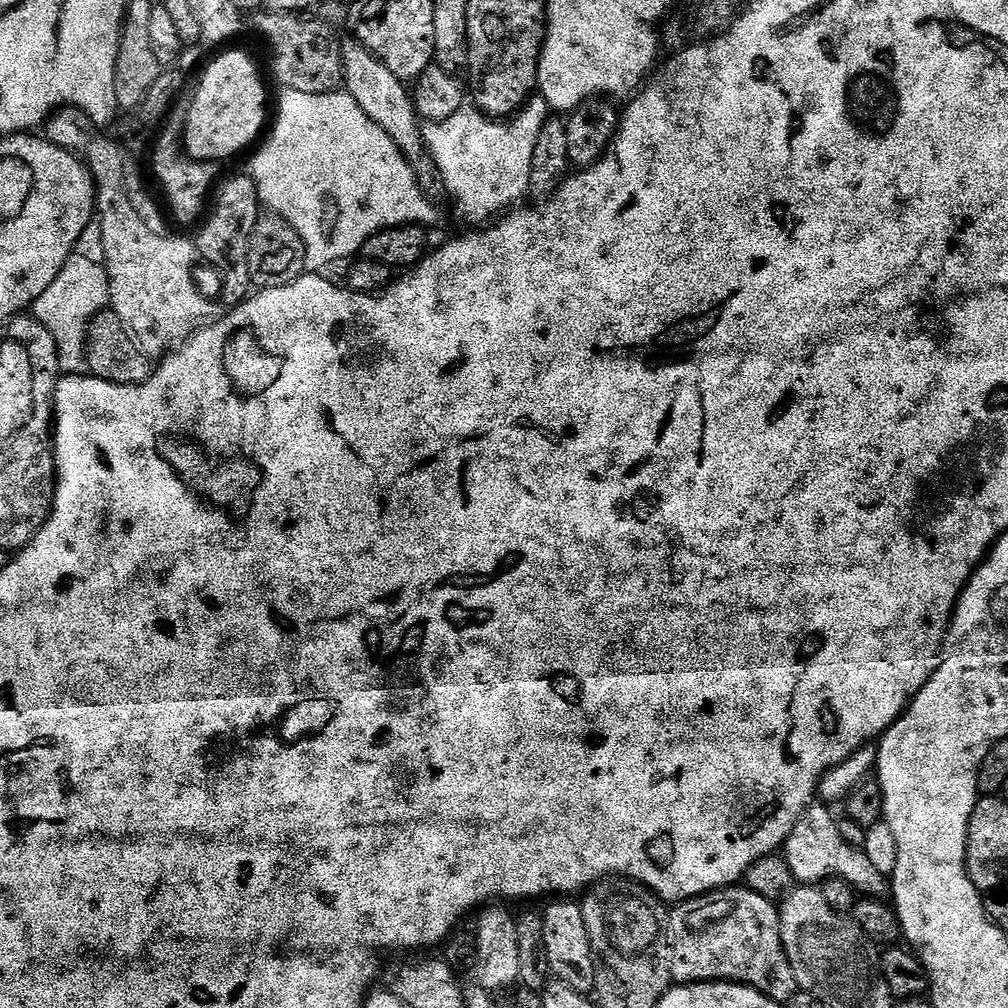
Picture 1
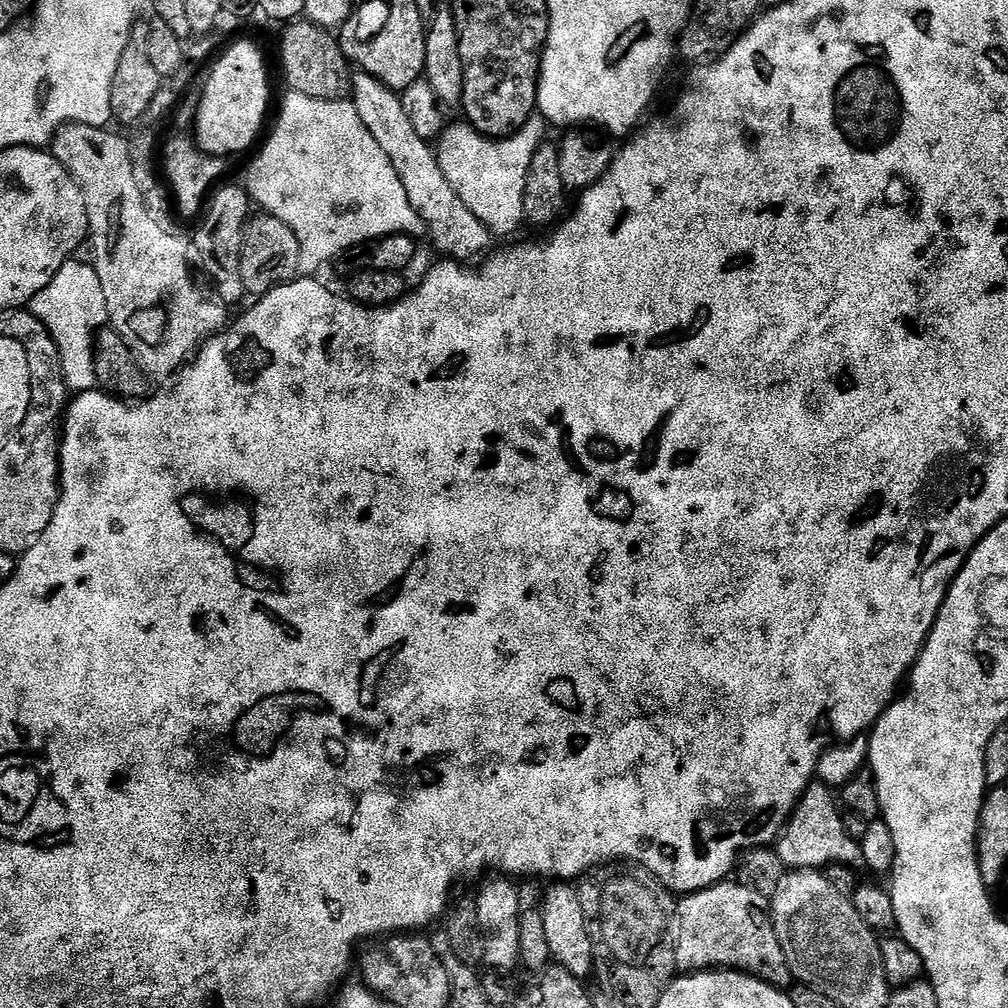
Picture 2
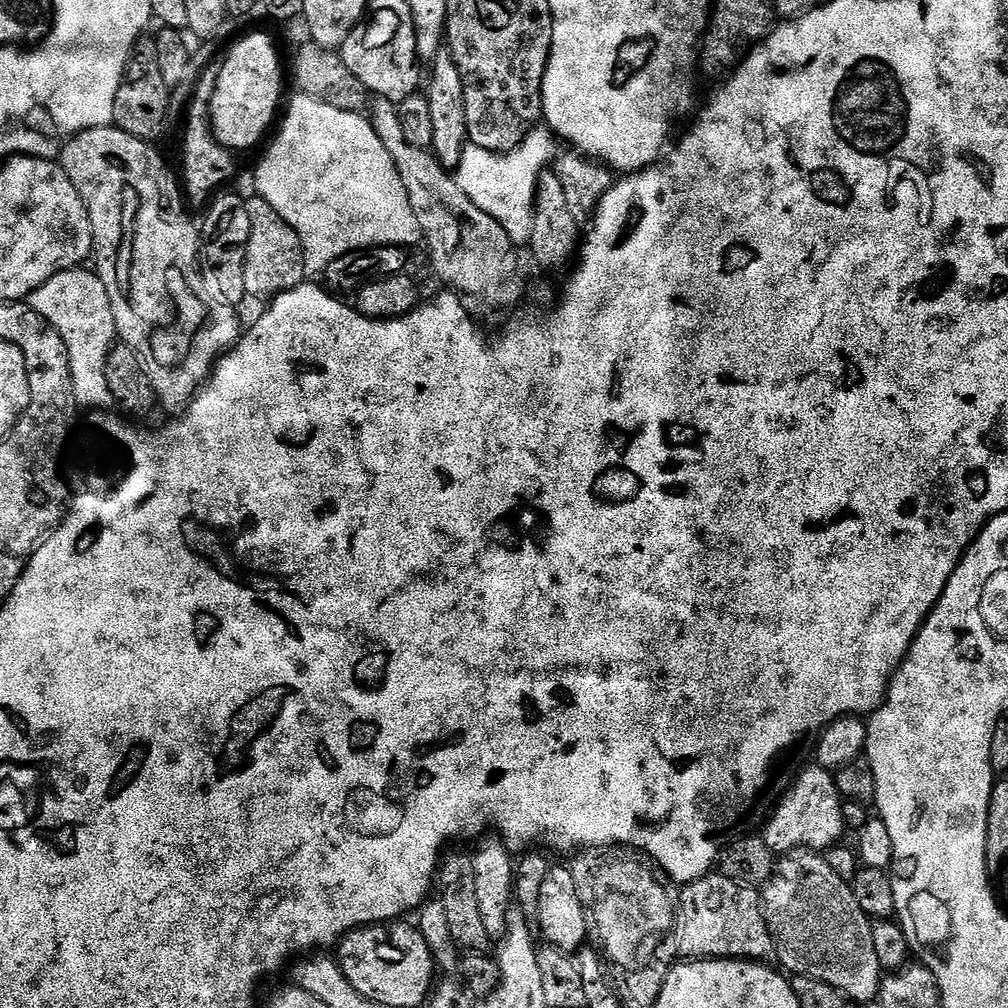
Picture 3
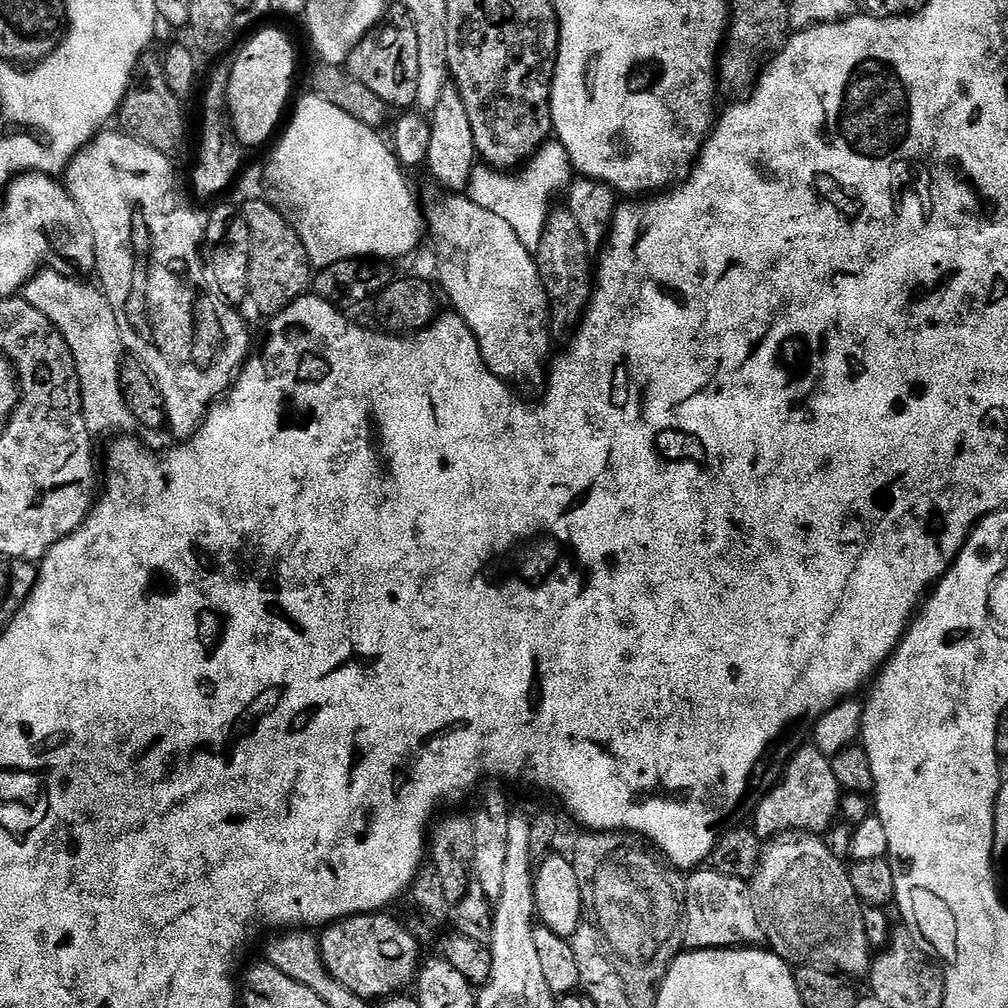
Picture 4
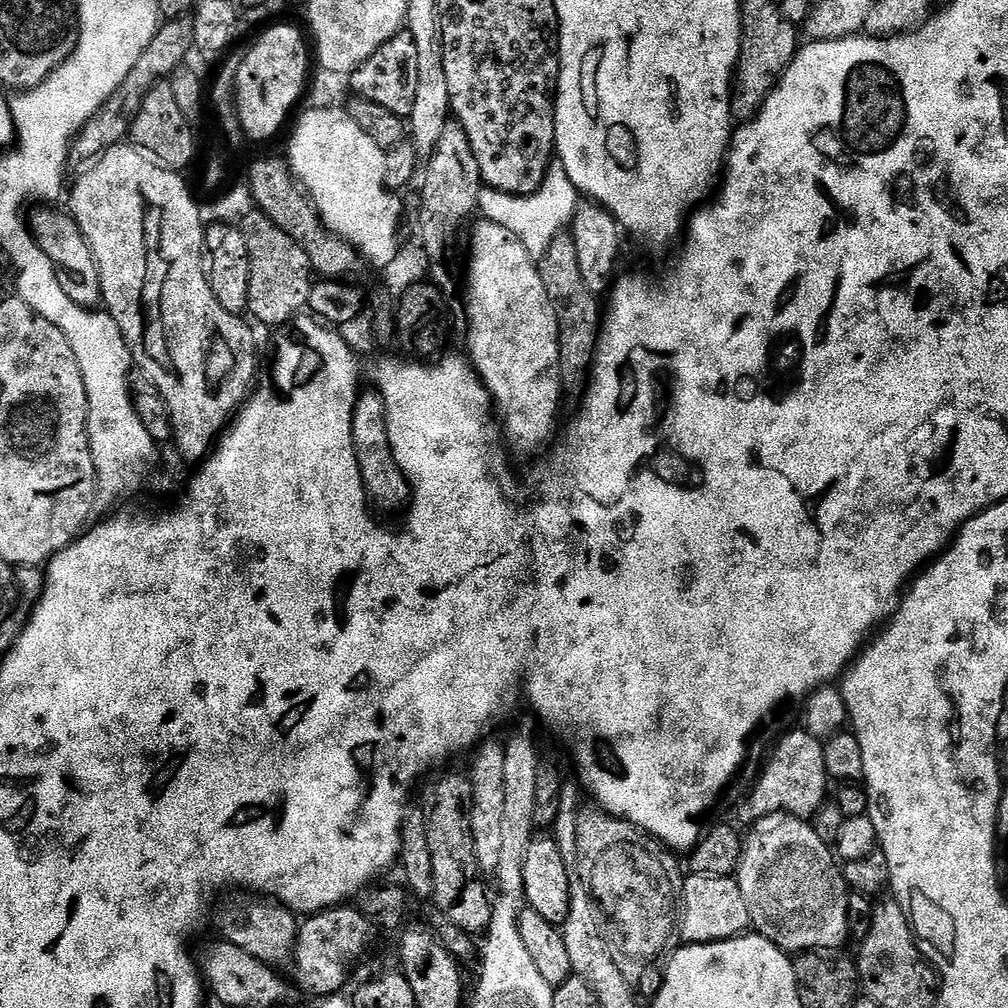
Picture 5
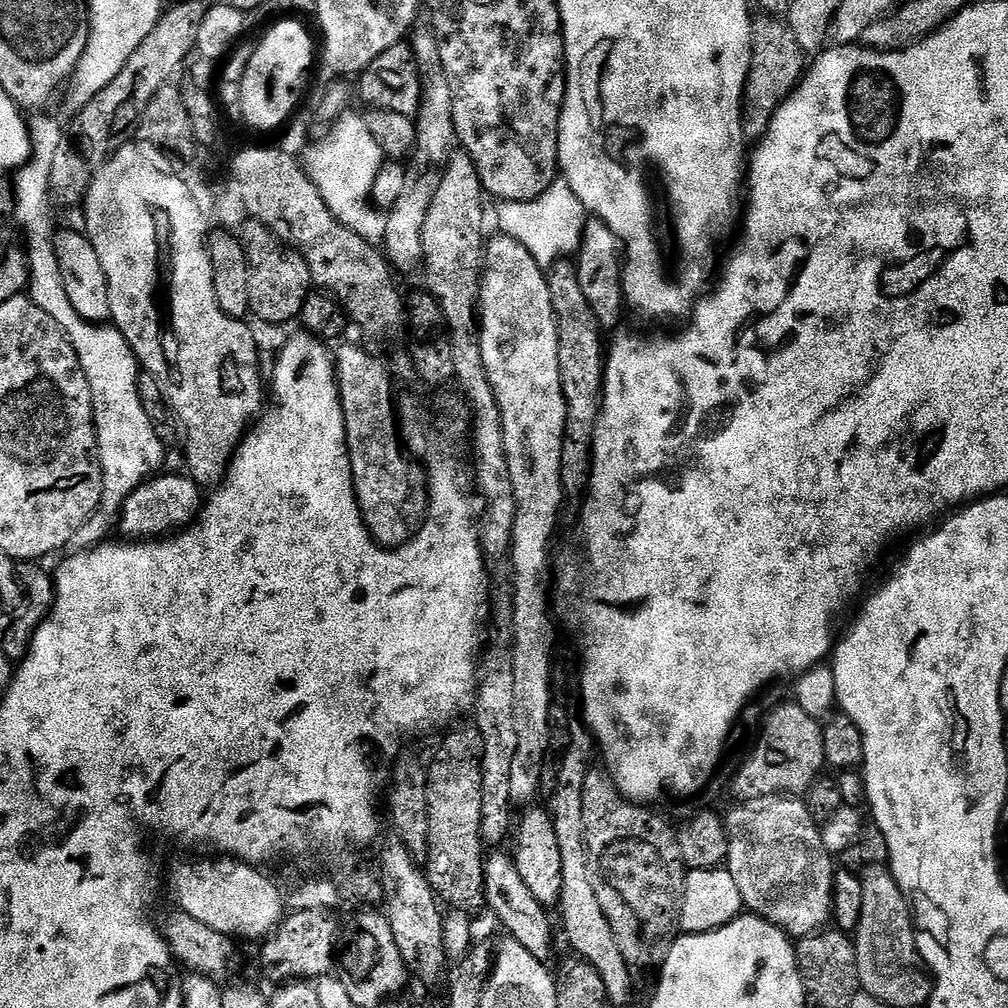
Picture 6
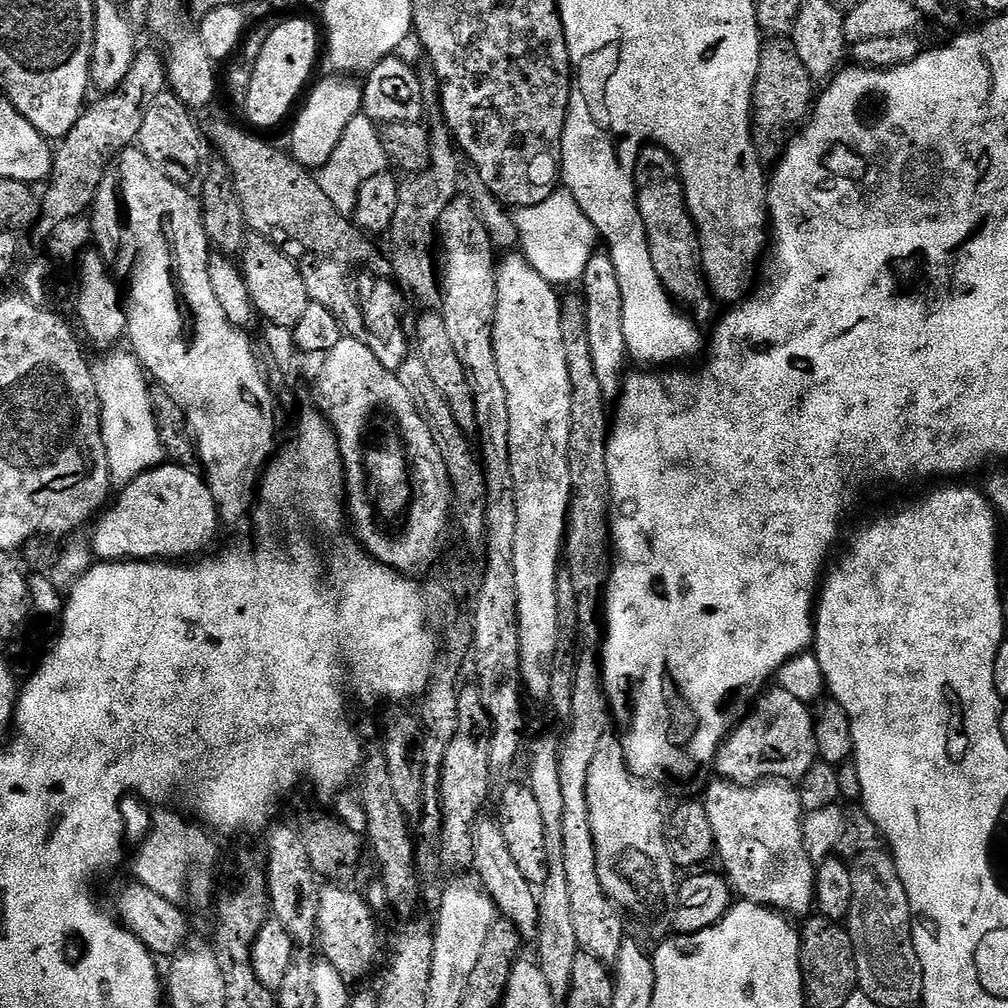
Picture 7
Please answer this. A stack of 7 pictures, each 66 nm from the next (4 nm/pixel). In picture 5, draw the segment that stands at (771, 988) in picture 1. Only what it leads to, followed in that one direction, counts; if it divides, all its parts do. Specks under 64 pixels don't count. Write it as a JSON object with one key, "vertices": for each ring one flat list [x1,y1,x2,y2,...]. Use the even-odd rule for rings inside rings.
{"vertices":[[689,875,684,881,682,893,682,911,678,916,678,936,684,944,713,944,715,940,729,940,743,936,749,931,752,919,750,910,746,910,746,898,736,885,732,876,698,876]]}

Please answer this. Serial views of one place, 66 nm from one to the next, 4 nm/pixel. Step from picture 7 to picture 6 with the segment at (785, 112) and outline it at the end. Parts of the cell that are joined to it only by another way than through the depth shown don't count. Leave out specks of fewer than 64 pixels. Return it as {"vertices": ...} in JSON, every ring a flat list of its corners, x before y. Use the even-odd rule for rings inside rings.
{"vertices":[[757,17,752,26,752,65,748,71,748,80,744,84,744,135,752,142,759,141,761,136,768,133,768,127,772,125,777,110,804,79,806,71,806,53,802,46,798,46,798,38,794,36,794,30,788,25,787,19,761,17]]}

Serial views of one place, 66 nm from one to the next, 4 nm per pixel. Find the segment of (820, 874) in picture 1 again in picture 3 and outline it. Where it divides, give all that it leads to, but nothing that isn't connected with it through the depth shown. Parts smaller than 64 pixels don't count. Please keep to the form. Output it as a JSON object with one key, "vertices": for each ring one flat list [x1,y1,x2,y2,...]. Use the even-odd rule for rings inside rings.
{"vertices":[[801,767,789,789,773,807,762,828,762,839,774,854,787,854,800,849,823,853,825,849,839,845,846,836,842,806,836,777,827,768]]}

